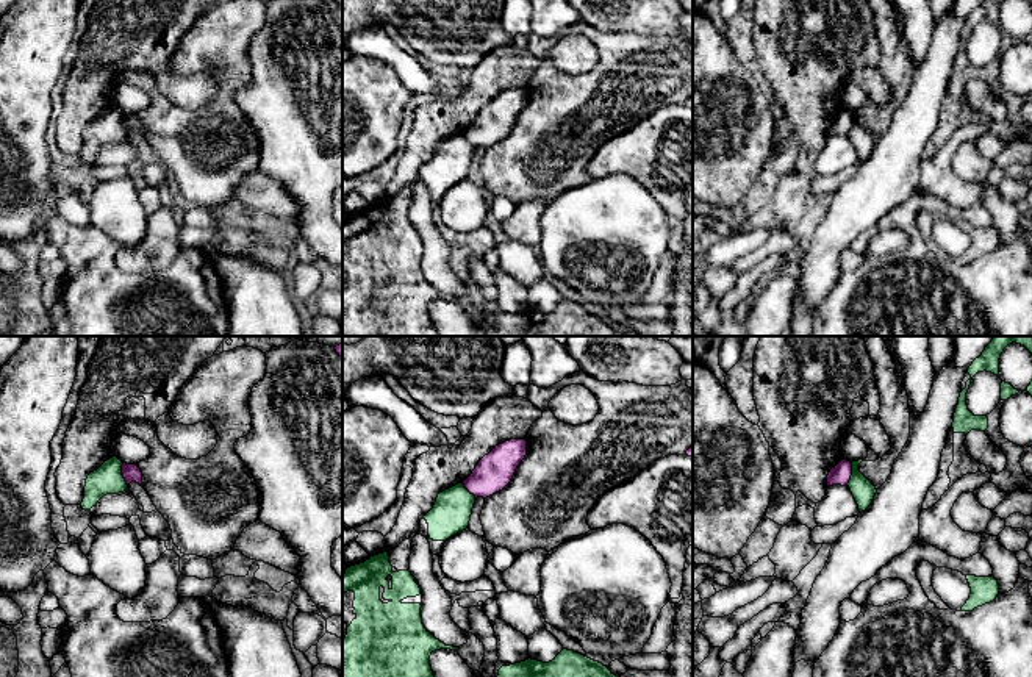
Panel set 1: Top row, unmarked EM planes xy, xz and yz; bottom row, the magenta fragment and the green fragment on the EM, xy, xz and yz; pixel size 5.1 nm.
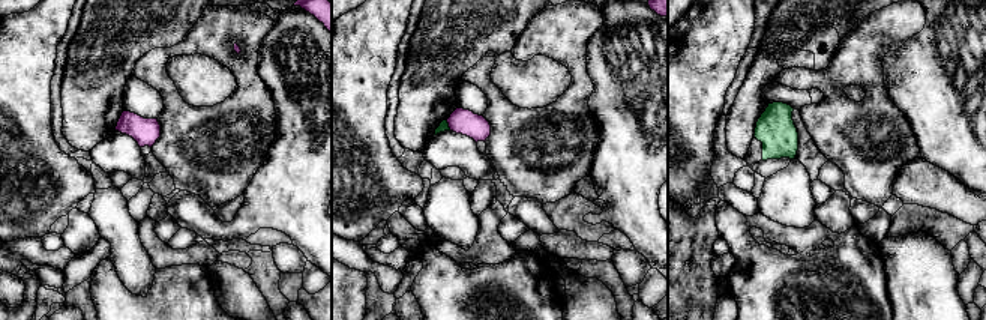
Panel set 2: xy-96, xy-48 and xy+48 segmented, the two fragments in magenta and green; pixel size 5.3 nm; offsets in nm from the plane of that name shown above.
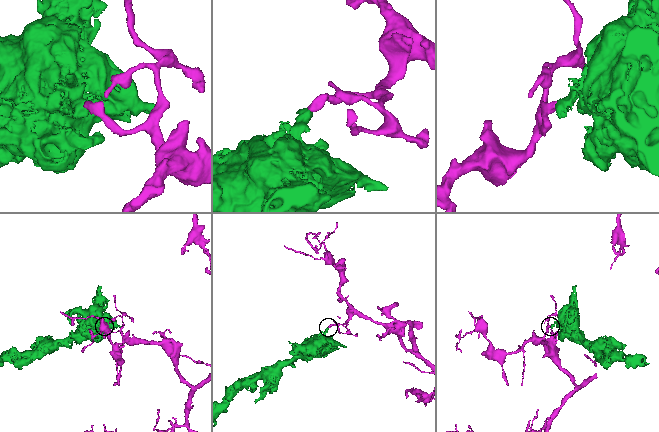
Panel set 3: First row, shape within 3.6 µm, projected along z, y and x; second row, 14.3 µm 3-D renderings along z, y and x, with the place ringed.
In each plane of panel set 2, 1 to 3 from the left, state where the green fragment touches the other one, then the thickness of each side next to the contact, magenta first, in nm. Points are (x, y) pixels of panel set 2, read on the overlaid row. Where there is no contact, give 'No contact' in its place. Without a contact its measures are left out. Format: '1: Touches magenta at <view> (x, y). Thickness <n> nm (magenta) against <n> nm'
1: No contact
2: Touches magenta at xy-48 (449, 125). Thickness 140 nm (magenta) against 50 nm
3: No contact

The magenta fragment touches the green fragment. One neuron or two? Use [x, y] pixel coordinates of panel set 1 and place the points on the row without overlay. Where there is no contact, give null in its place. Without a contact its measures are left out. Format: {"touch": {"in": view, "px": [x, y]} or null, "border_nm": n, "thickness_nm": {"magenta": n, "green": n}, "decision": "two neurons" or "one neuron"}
{"touch": {"in": "yz", "px": [851, 124]}, "border_nm": 120, "thickness_nm": {"magenta": 100, "green": 120}, "decision": "two neurons"}

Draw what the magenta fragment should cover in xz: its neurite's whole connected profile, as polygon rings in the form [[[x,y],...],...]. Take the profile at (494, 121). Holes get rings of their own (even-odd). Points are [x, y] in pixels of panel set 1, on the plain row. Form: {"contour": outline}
{"contour": [[[510,89],[496,95],[463,131],[464,138],[474,144],[475,149],[486,149],[502,141],[511,131],[525,105],[525,89]]]}

